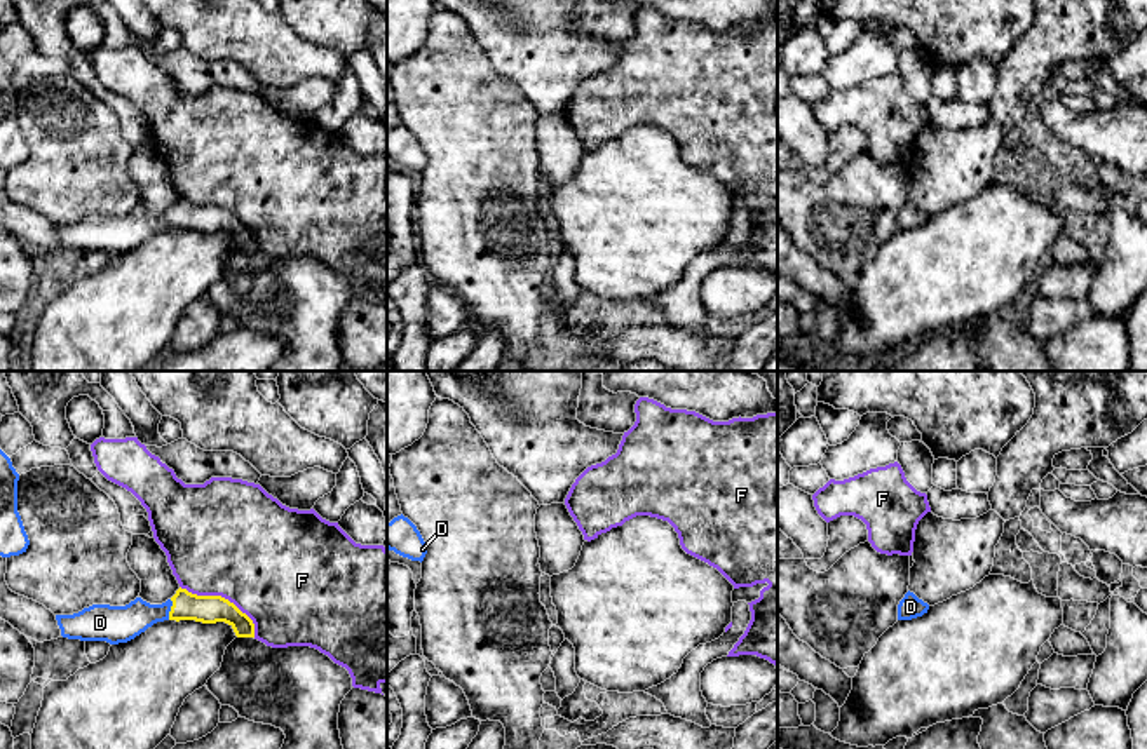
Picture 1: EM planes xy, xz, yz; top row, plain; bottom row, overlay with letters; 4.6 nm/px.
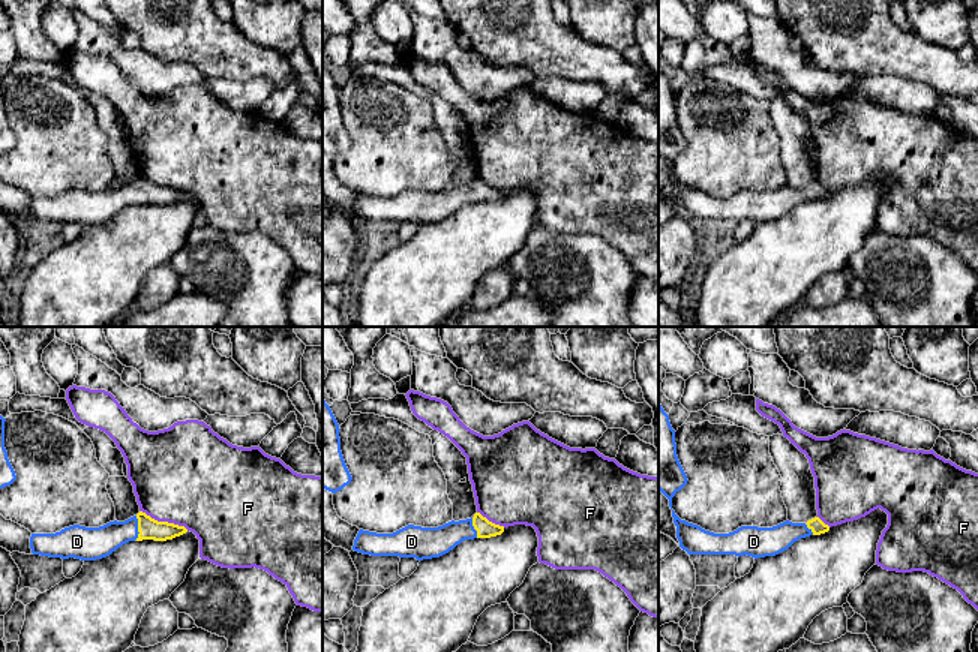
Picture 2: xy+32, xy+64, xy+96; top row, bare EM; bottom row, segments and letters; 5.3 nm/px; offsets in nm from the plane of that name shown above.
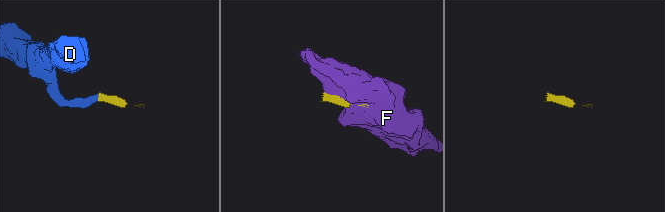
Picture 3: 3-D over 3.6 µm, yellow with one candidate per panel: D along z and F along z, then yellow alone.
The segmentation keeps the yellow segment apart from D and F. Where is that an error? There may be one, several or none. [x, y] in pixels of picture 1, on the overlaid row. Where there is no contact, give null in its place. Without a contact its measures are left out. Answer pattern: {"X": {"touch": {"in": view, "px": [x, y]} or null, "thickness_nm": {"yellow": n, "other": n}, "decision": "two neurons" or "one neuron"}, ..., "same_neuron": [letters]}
{"D": {"touch": {"in": "xy", "px": [171, 610]}, "thickness_nm": {"yellow": 130, "other": 180}, "decision": "one neuron"}, "F": {"touch": {"in": "xy", "px": [223, 598]}, "thickness_nm": {"yellow": 130, "other": 500}, "decision": "two neurons"}, "same_neuron": ["D"]}

